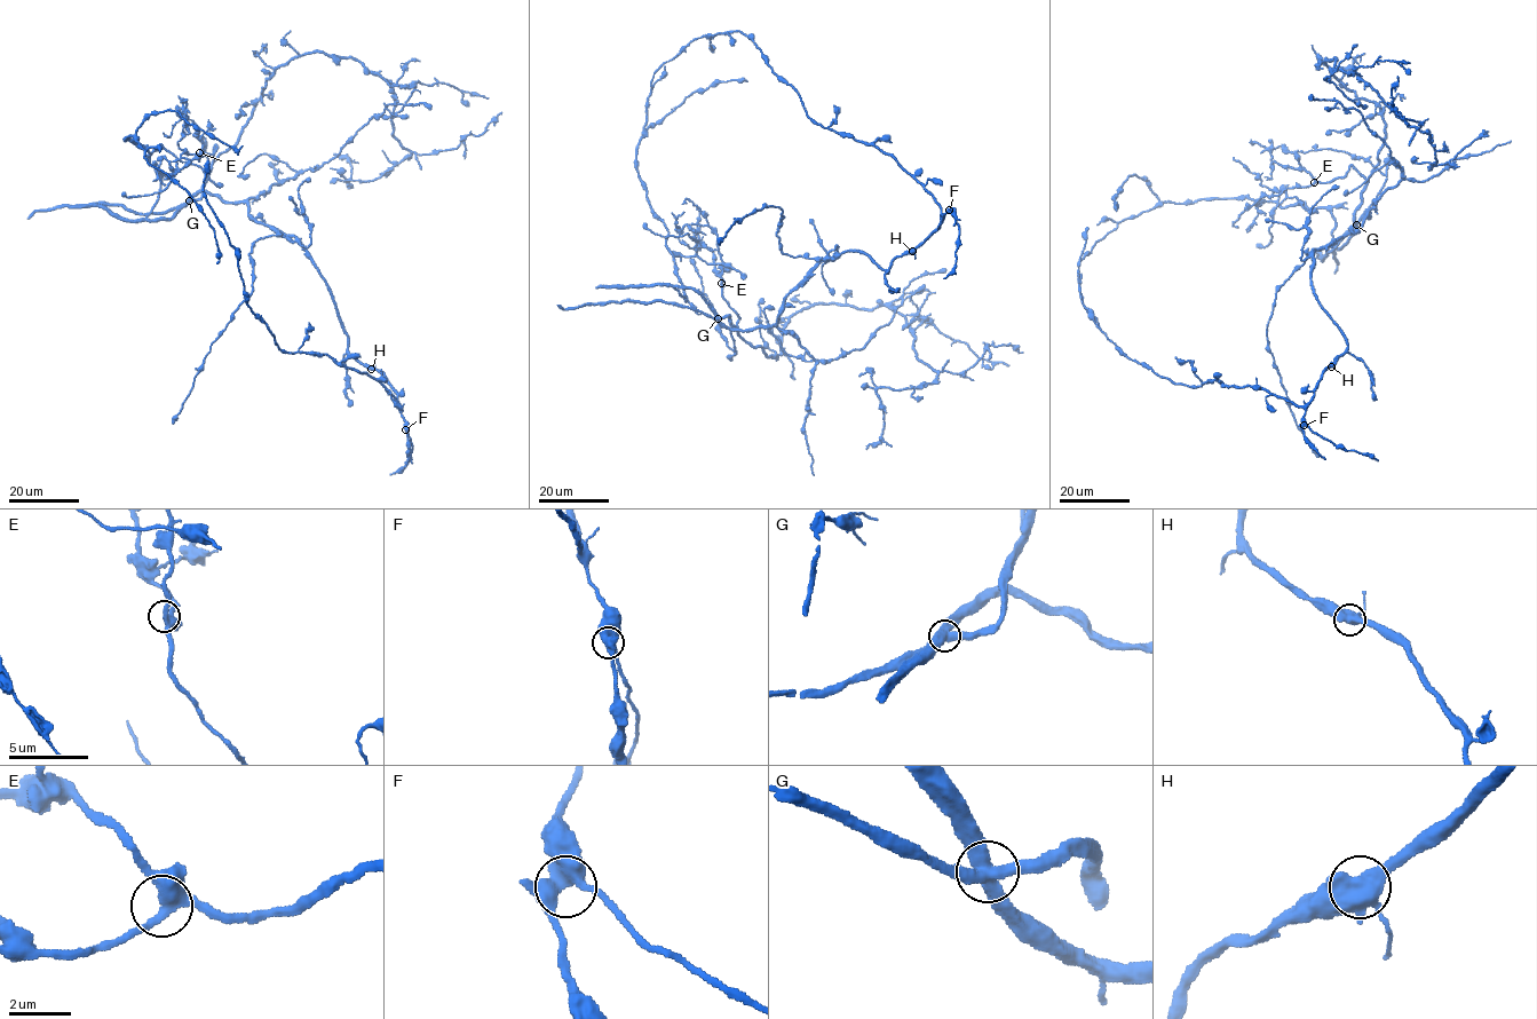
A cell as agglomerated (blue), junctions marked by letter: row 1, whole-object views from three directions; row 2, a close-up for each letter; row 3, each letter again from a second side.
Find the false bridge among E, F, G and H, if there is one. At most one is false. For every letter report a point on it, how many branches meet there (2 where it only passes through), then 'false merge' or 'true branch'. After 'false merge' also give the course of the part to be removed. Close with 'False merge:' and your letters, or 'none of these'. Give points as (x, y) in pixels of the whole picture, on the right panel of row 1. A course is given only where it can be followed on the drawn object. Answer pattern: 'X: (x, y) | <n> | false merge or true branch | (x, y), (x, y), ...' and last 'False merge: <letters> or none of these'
E: (1314, 182) | 4 | true branch
F: (1304, 425) | 4 | true branch
G: (1356, 224) | 4 | false merge | (1356, 224), (1354, 210), (1379, 163), (1383, 112), (1346, 89), (1326, 57), (1429, 135), (1432, 164), (1488, 132)
H: (1331, 366) | 4 | true branch
False merge: G

